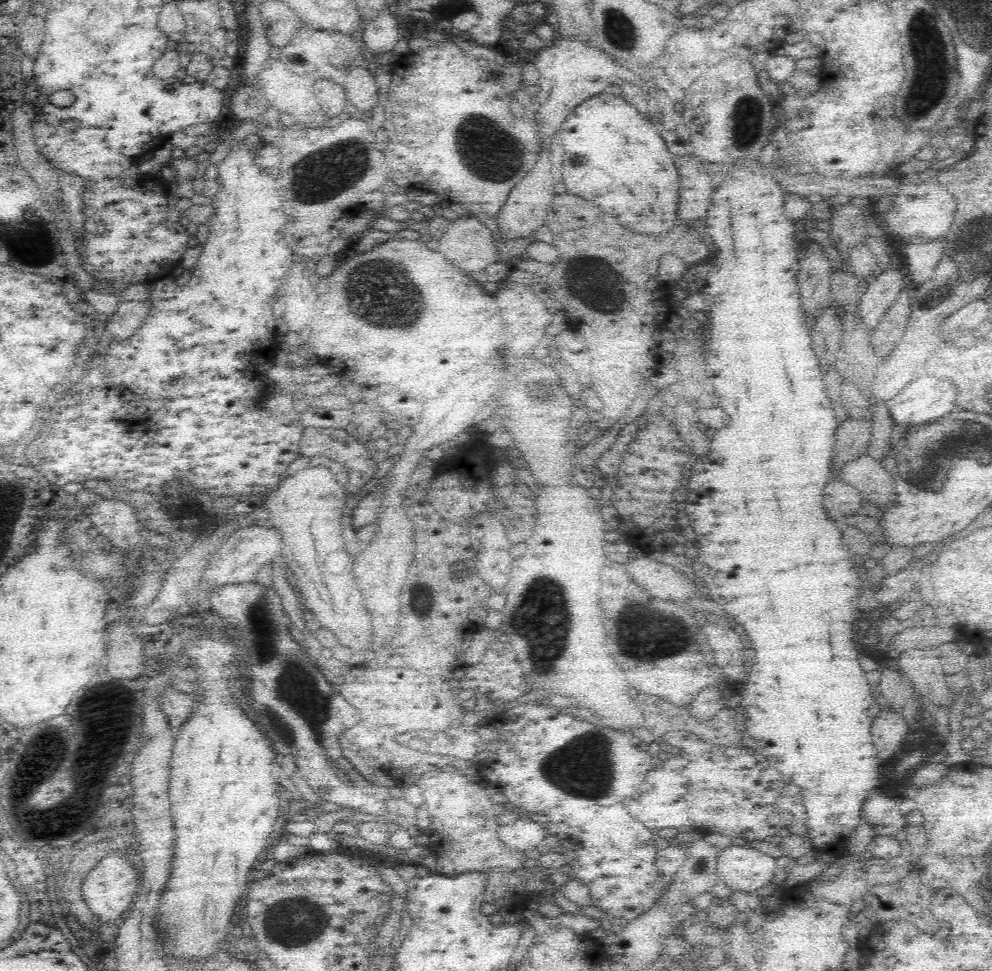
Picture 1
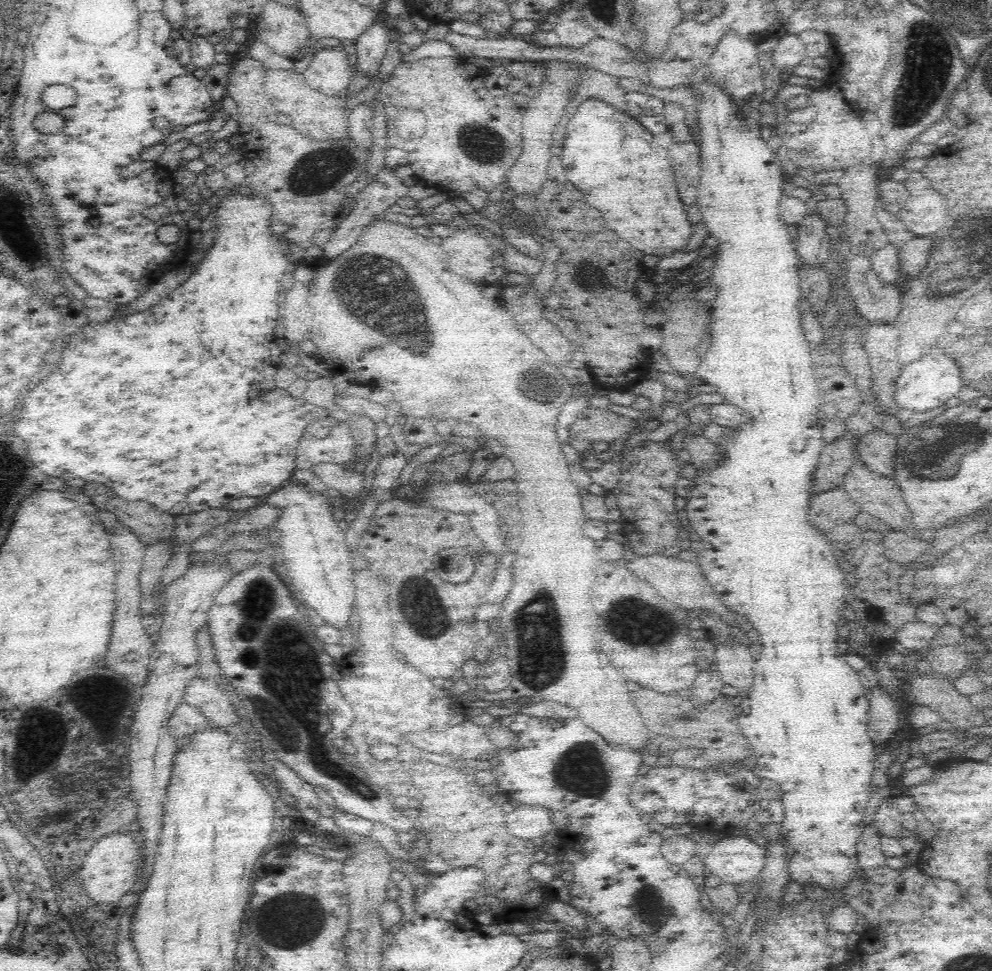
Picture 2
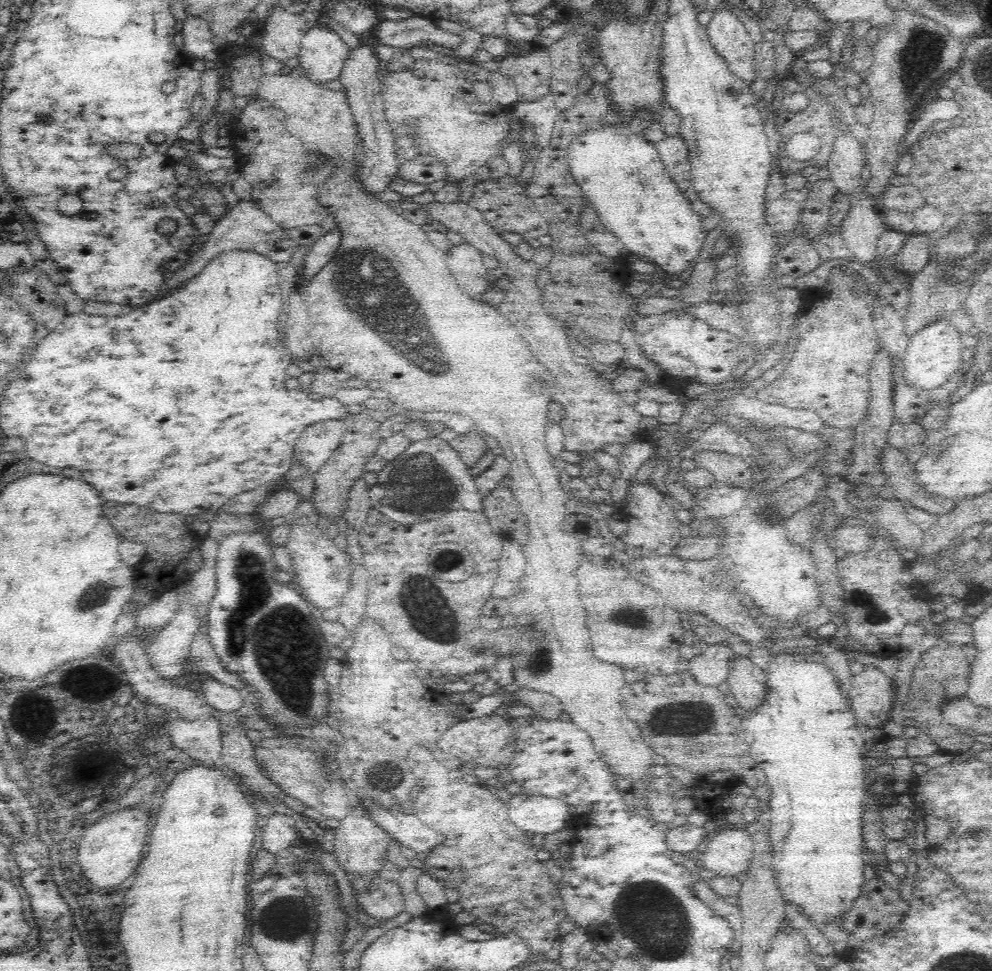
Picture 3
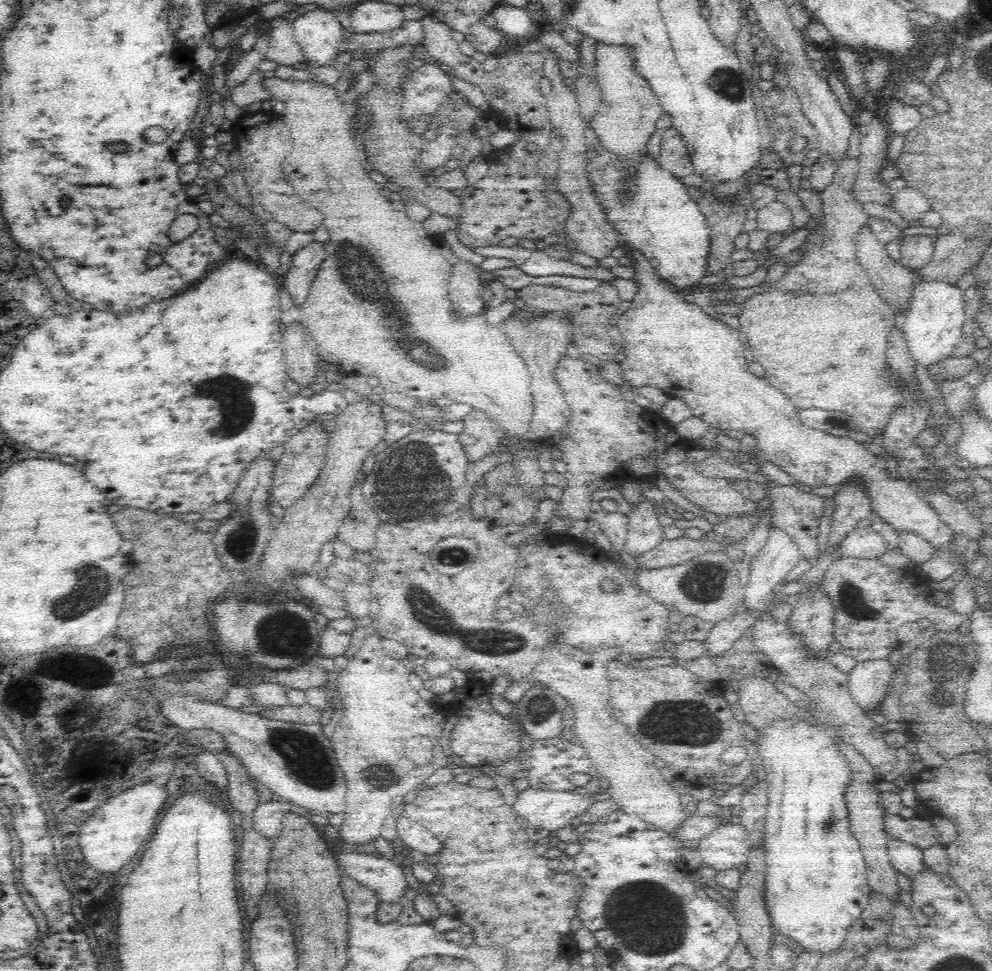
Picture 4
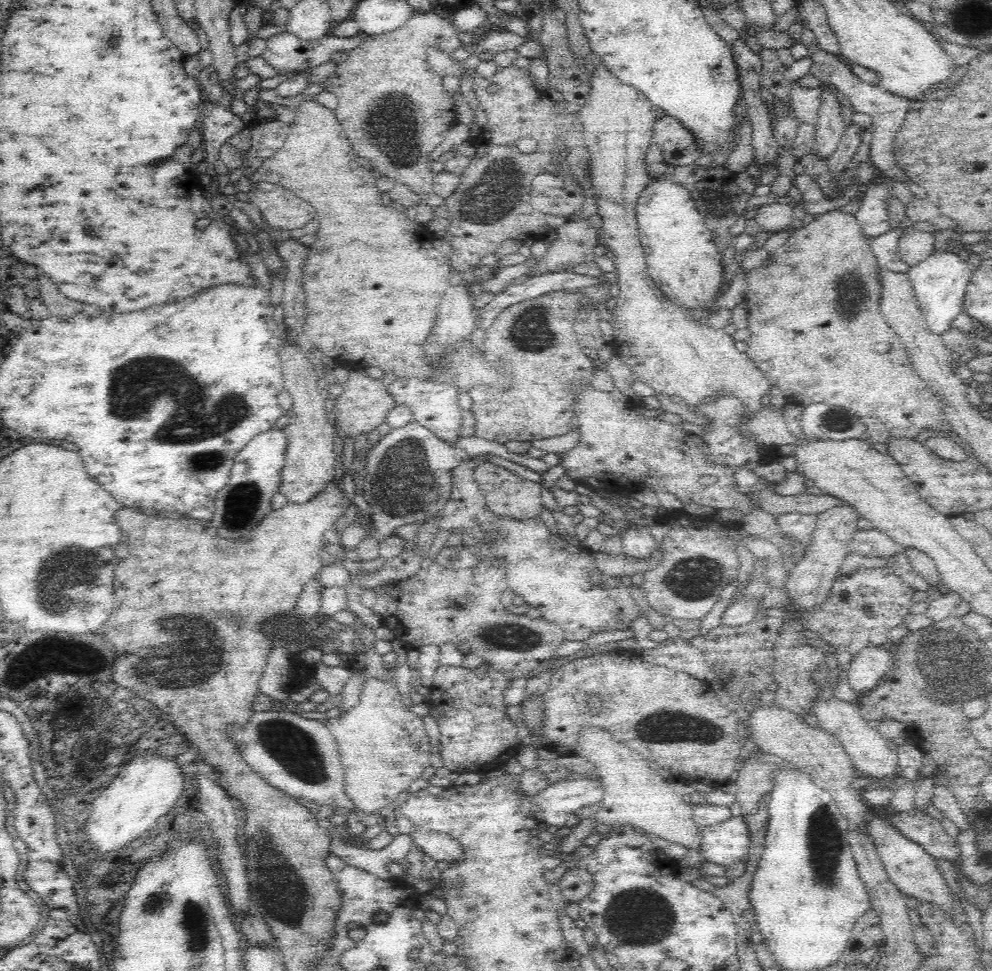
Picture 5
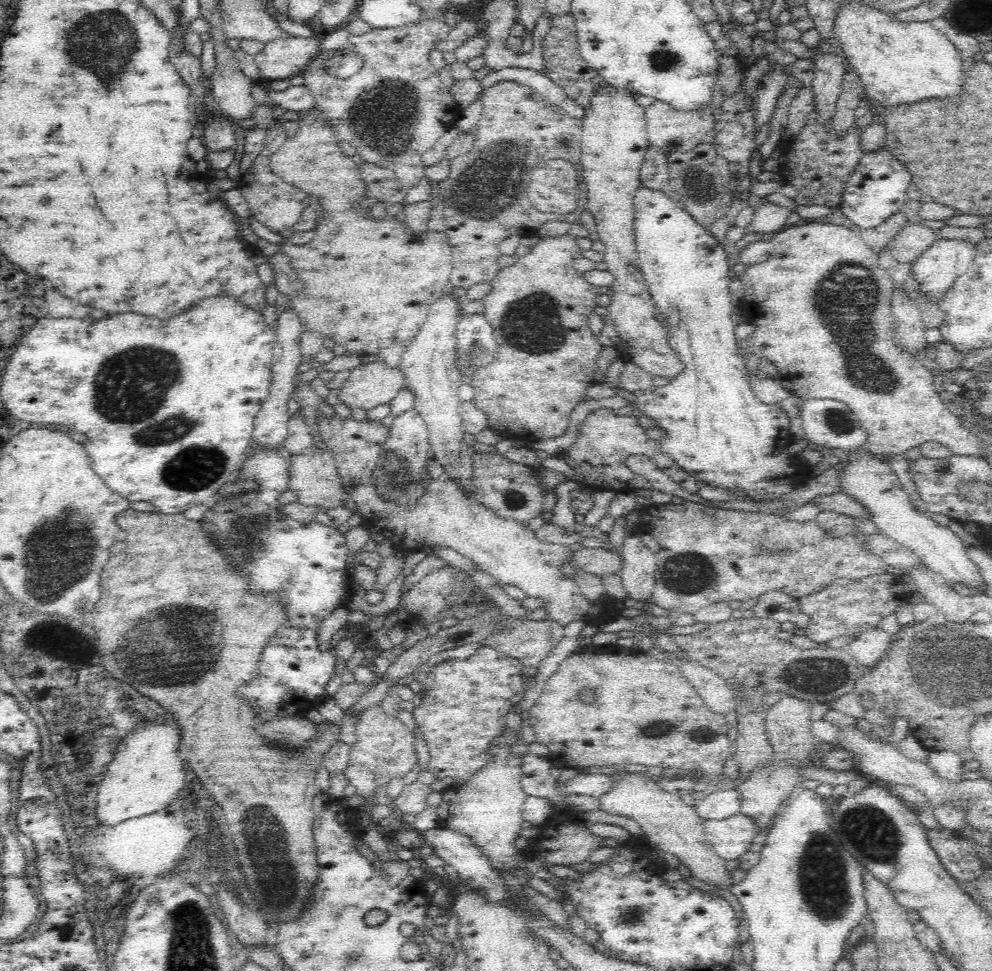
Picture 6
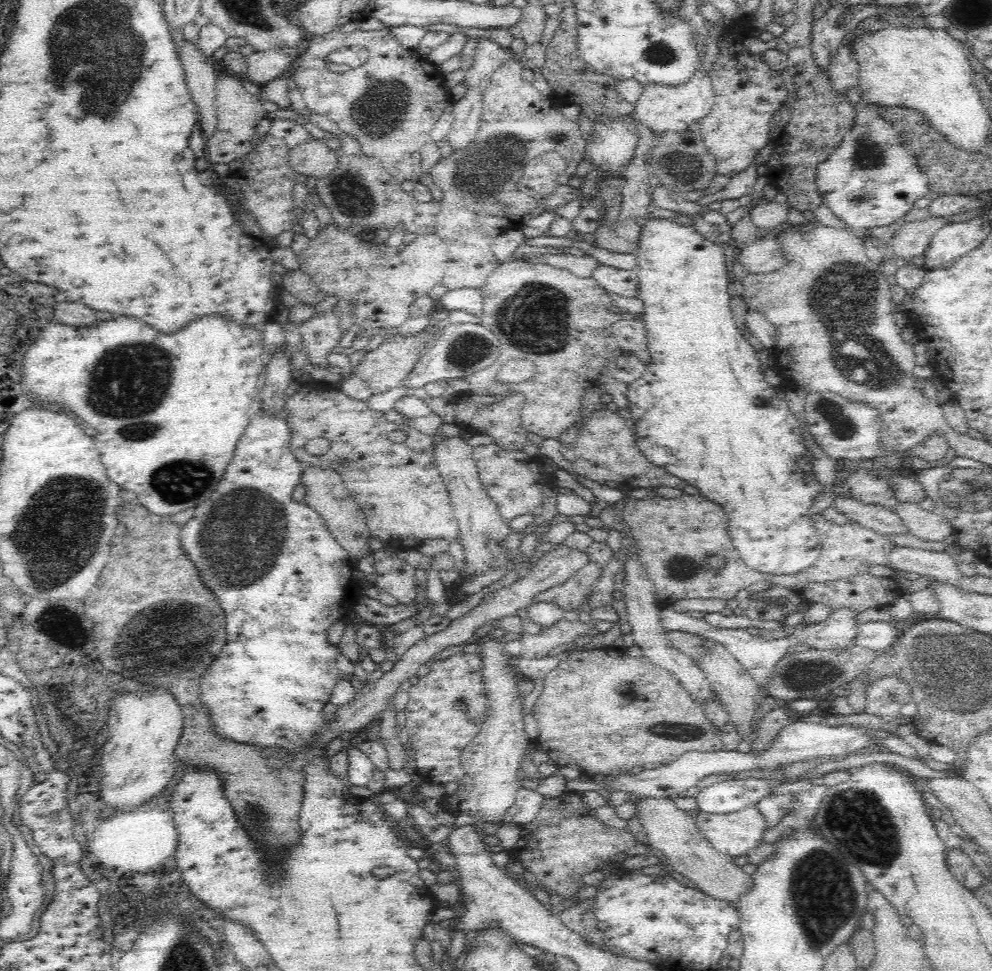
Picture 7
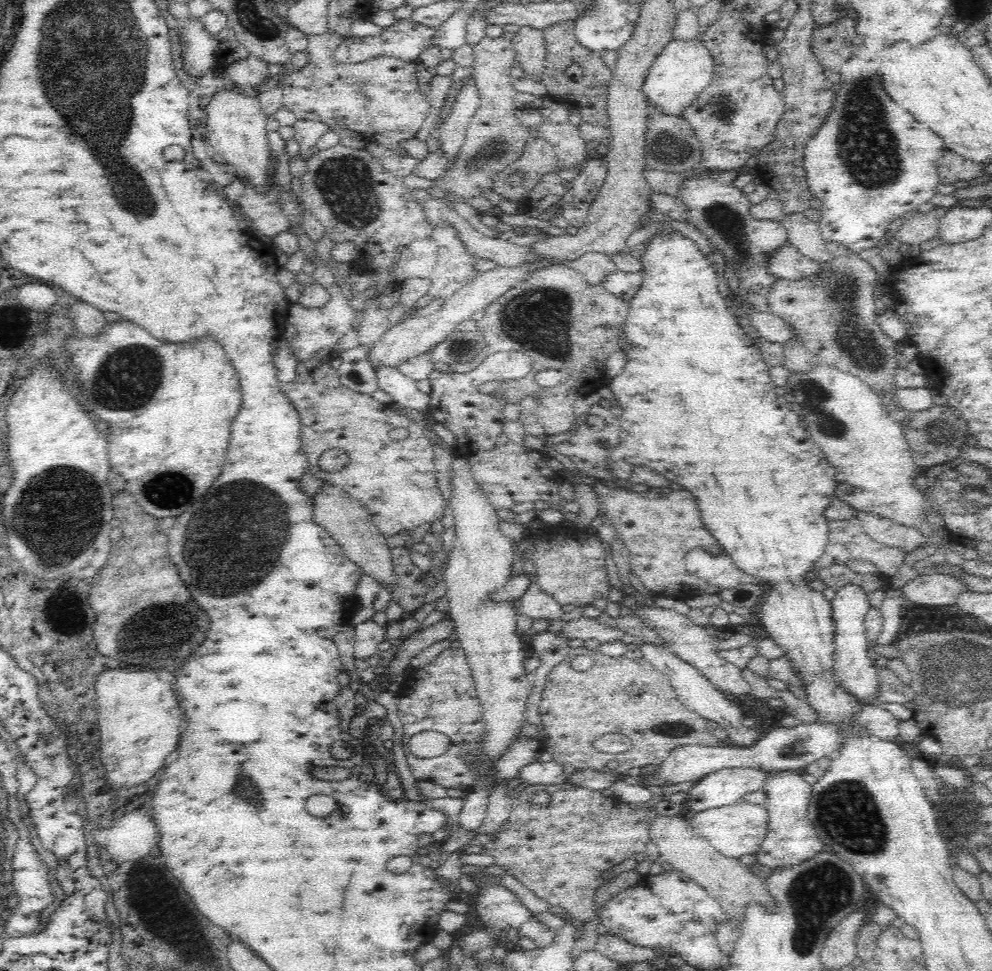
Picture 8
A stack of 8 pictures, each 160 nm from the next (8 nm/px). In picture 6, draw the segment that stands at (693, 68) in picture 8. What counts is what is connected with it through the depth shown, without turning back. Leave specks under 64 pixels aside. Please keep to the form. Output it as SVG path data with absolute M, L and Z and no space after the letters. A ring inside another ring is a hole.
M654 101L652 106L646 108L646 133L649 145L660 148L665 154L686 154L694 152L704 137L715 128L712 108L704 112L677 112L668 104Z

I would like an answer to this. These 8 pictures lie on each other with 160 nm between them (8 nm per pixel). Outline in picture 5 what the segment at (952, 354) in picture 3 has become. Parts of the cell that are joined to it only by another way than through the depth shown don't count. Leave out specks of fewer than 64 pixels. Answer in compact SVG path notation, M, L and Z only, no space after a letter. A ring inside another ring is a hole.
M936 250L926 262L907 270L906 273L910 277L918 308L922 311L930 333L941 338L942 334L952 328L952 321L964 312L965 294L971 279L970 269L971 266L960 256Z

